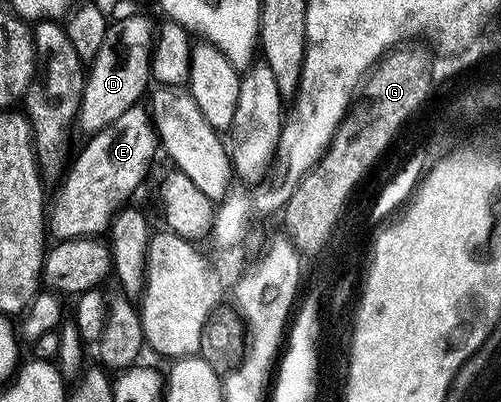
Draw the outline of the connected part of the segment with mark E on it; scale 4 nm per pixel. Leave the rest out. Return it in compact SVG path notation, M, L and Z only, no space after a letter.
M141 104L127 108L117 120L88 140L90 142L78 152L65 183L54 198L52 195L47 210L47 230L57 240L104 235L117 211L140 188L141 181L149 174L153 157L159 154L154 119Z

